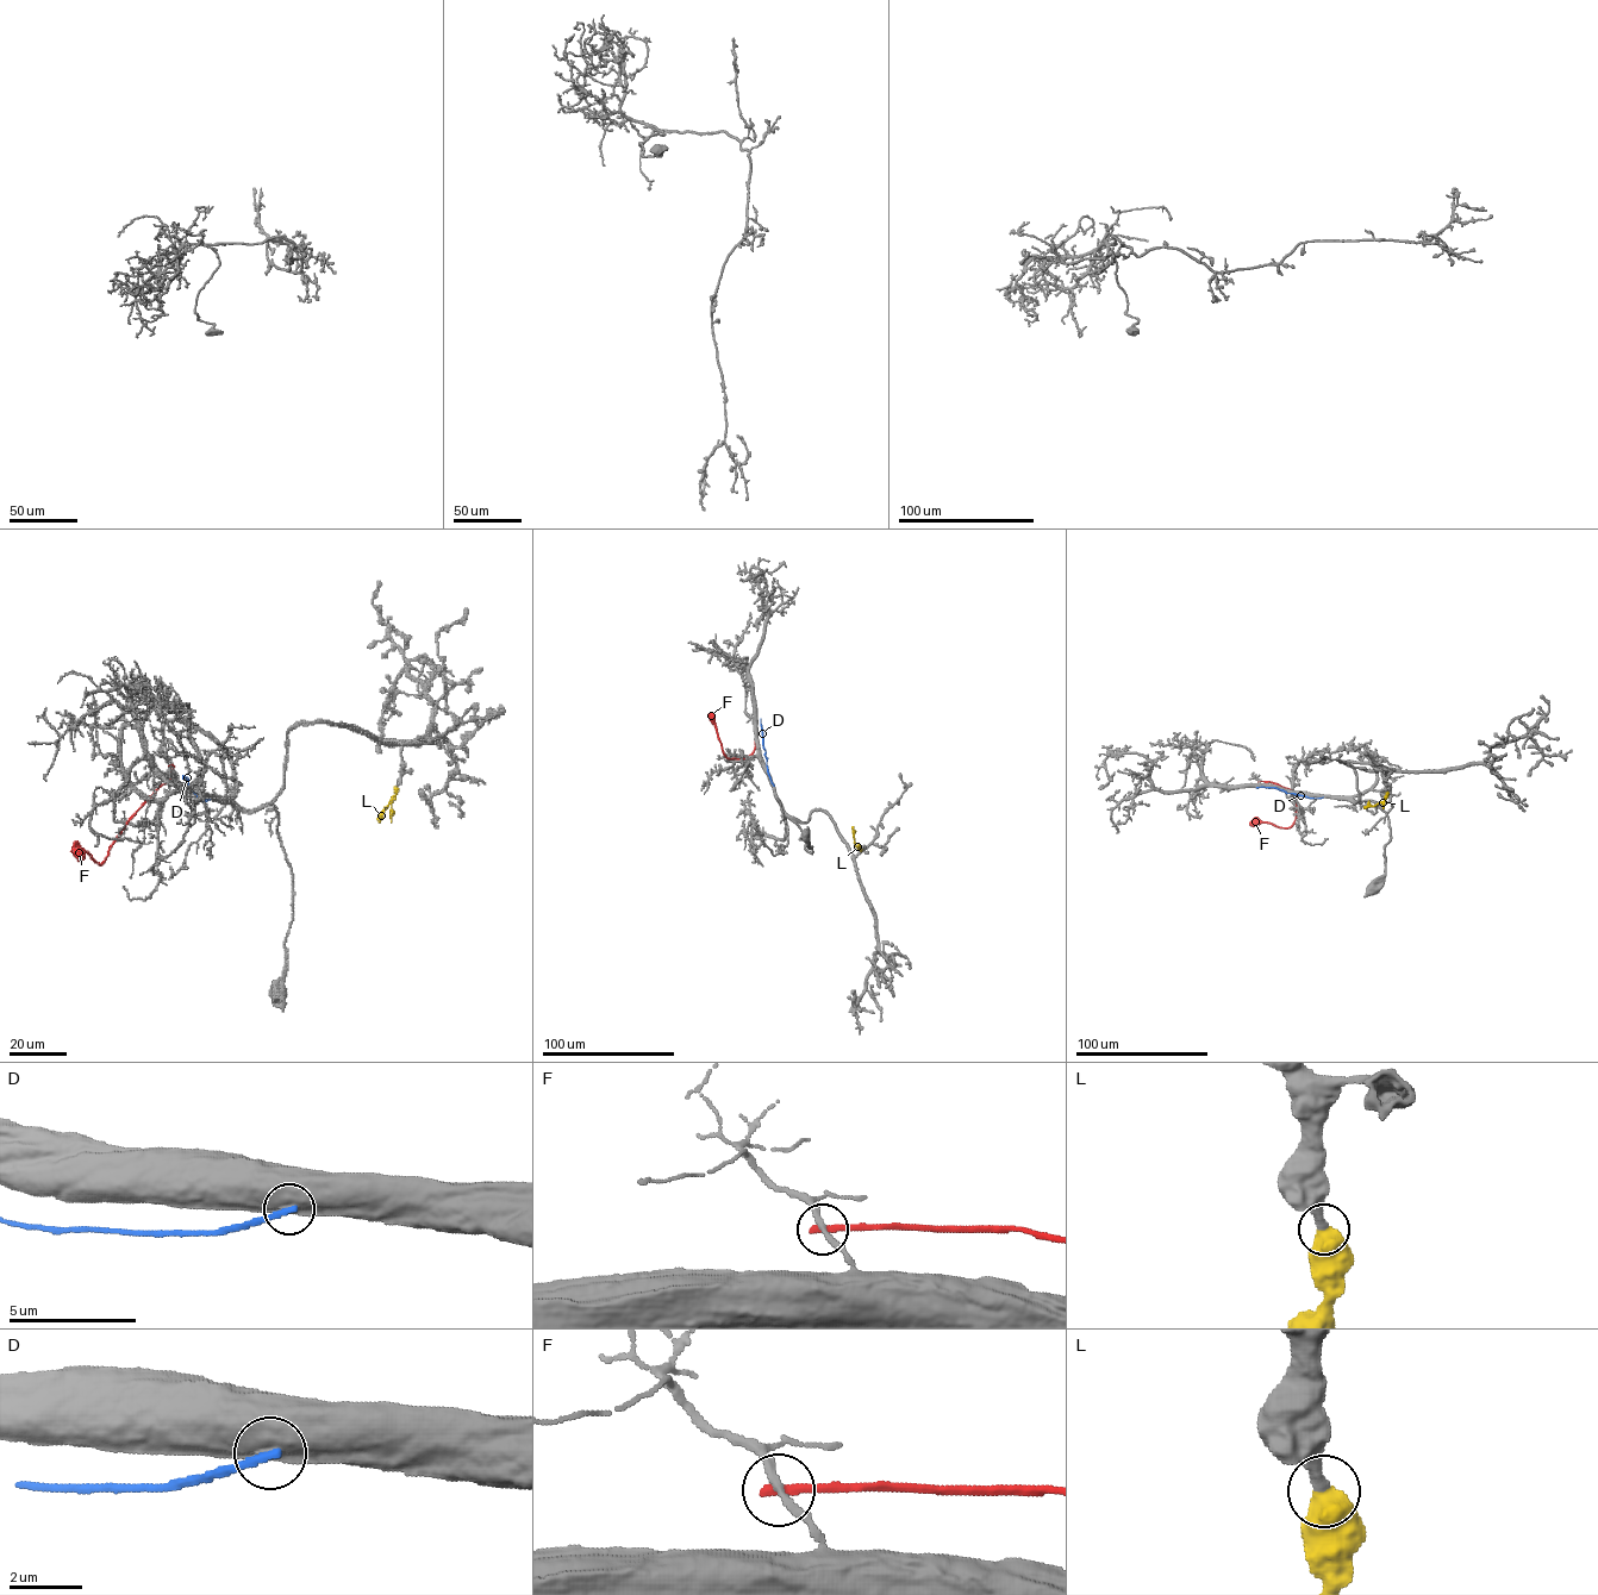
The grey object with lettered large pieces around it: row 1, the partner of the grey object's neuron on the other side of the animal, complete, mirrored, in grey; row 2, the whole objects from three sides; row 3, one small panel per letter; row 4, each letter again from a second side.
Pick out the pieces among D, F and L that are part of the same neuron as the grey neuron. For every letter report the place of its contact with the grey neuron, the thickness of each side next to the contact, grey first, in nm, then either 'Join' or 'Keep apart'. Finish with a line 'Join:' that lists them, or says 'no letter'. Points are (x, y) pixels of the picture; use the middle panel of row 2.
D: Touches grey at (773, 786). Thickness 750 nm (grey) against 240 nm. Keep apart
F: Touches grey at (754, 721). Thickness 200 nm (grey) against 280 nm. Keep apart
L: Touches grey at (861, 849). Thickness 400 nm (grey) against 700 nm. Join
Join: L

